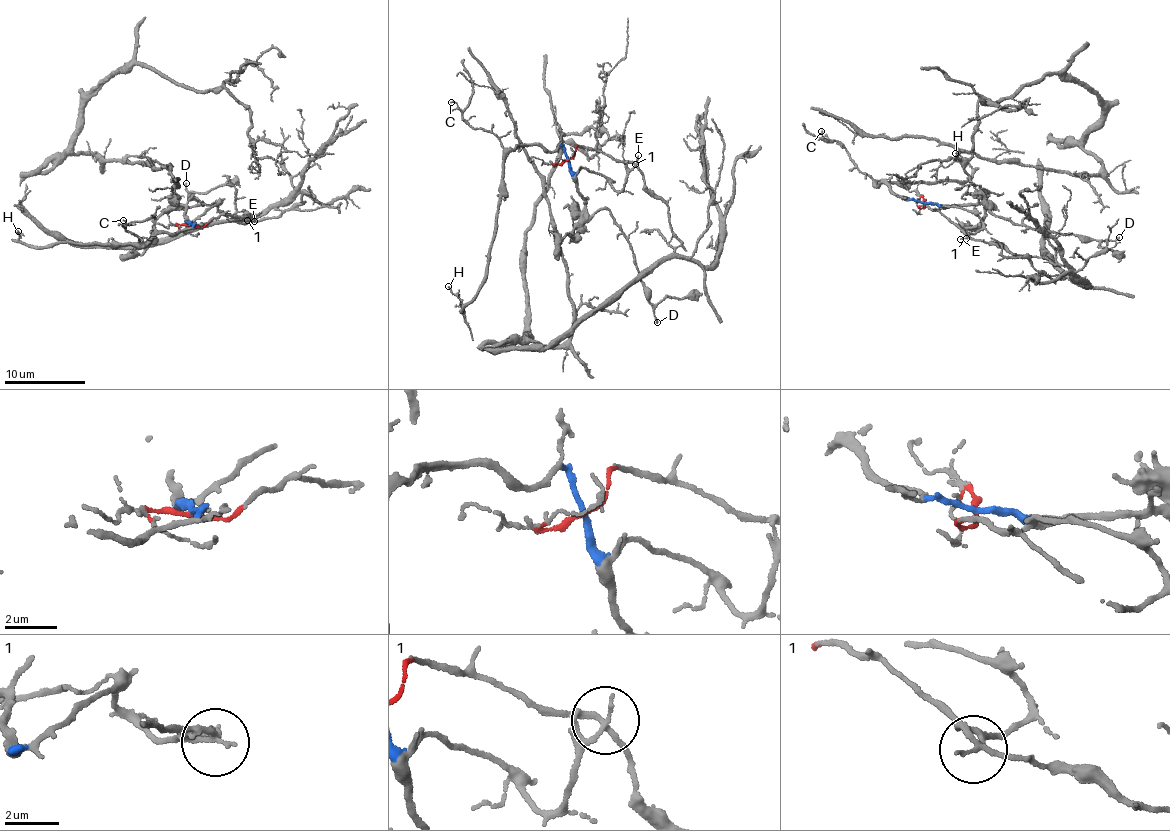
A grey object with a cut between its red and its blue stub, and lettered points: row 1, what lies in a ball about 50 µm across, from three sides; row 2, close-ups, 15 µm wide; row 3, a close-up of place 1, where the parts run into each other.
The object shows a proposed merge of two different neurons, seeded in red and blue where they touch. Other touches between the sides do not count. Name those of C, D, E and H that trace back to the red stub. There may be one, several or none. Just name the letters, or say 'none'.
none

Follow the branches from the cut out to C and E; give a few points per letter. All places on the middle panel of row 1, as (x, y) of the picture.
C: (569, 159), (561, 147), (548, 153), (535, 144), (510, 150), (493, 134), (471, 124), (450, 102)
E: (569, 159), (569, 168), (573, 172), (586, 168), (605, 178), (616, 191), (624, 186), (624, 179), (637, 156)

